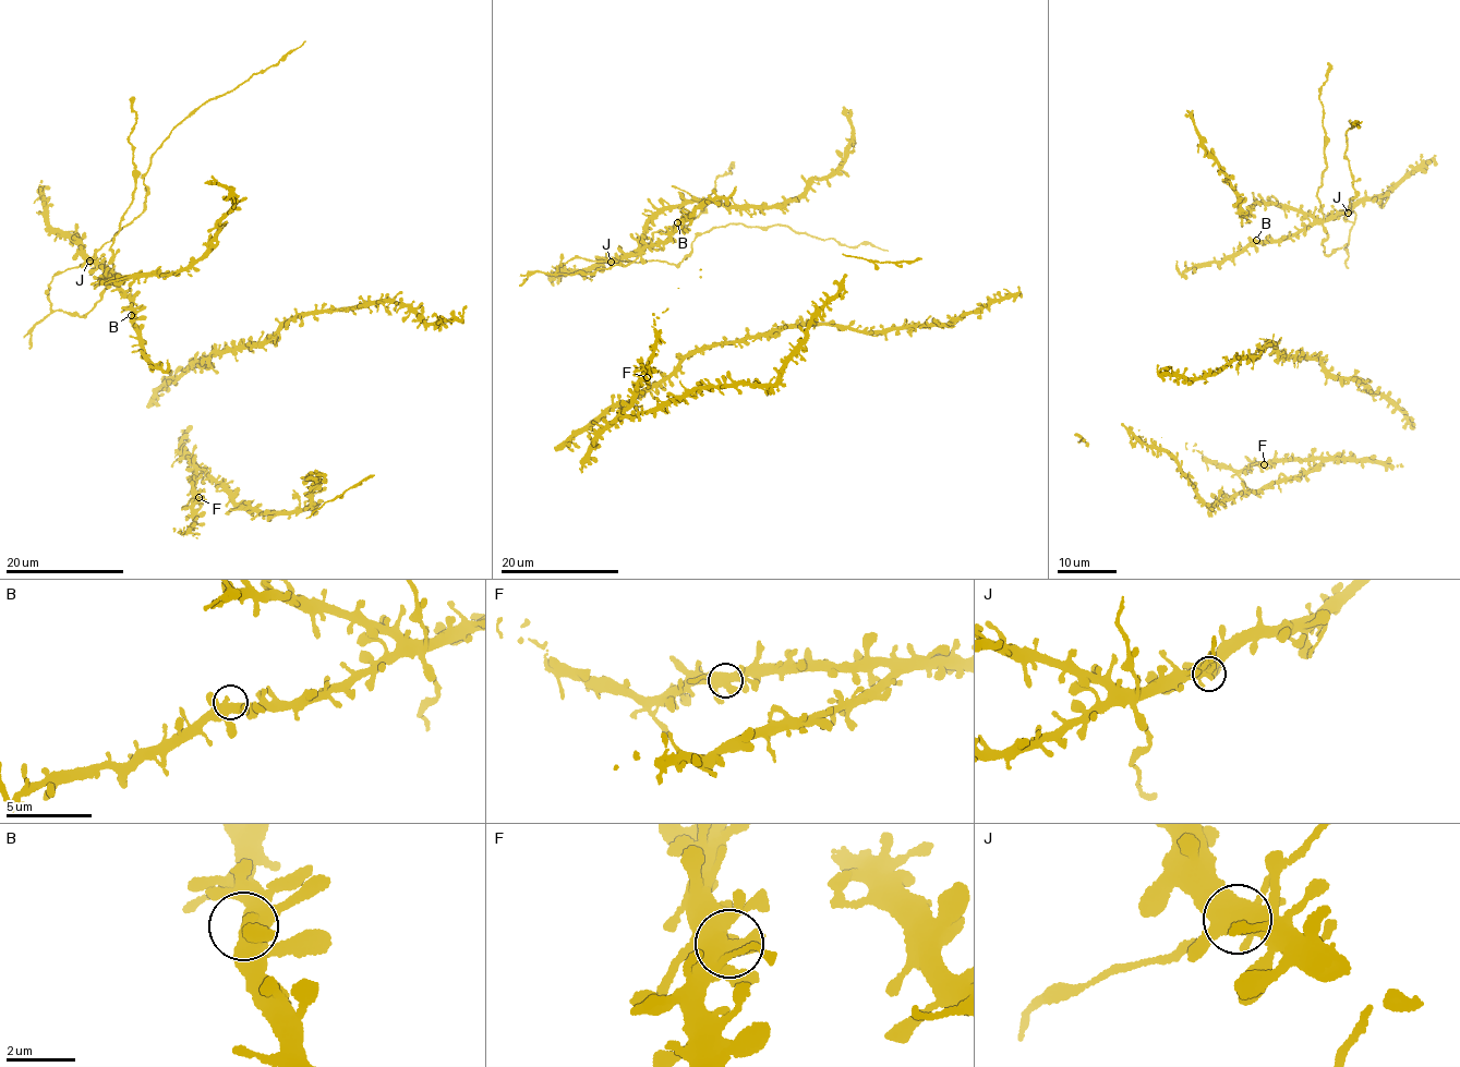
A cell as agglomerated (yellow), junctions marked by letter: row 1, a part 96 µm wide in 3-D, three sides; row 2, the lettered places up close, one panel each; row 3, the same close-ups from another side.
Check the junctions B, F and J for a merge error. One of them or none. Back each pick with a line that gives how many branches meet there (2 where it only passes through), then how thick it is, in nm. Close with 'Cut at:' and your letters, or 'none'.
Cut at: none

